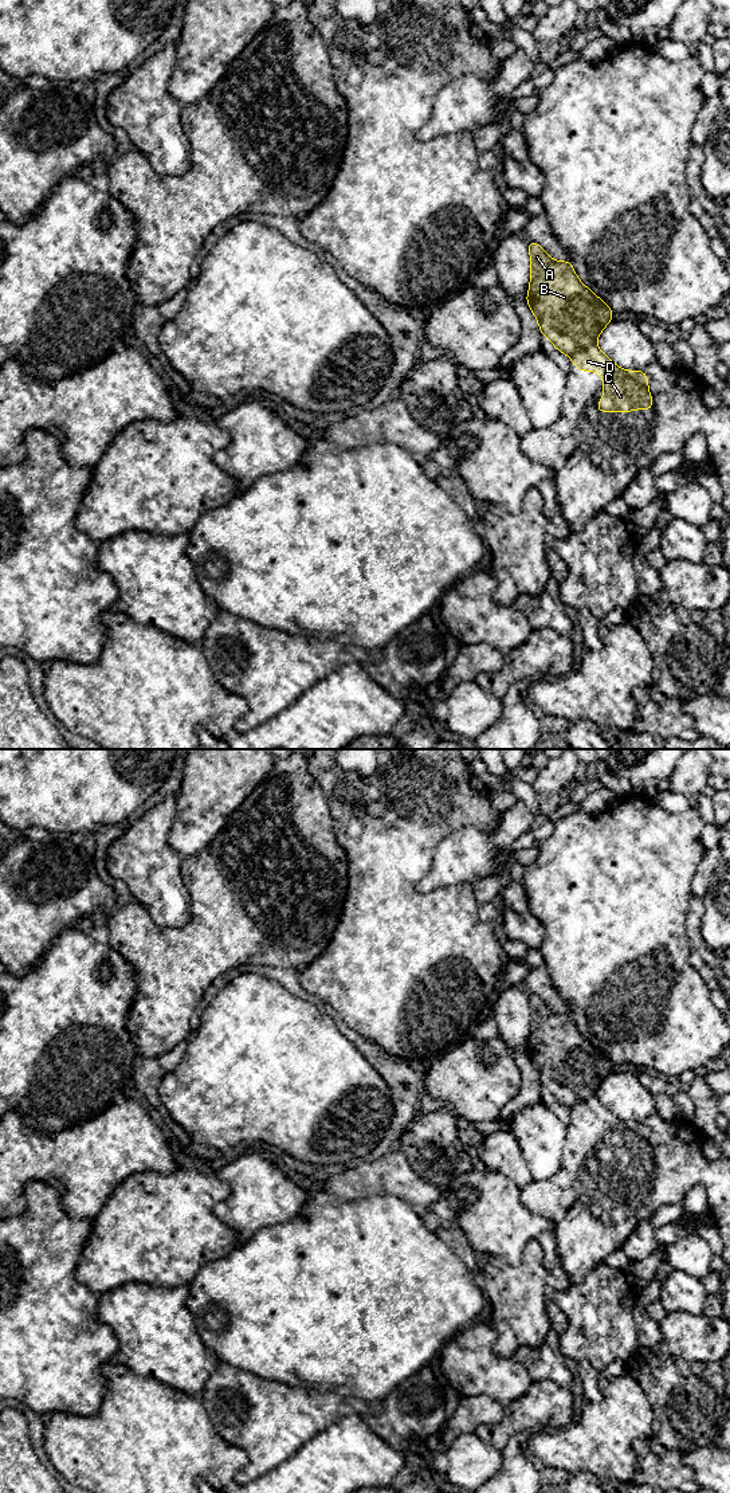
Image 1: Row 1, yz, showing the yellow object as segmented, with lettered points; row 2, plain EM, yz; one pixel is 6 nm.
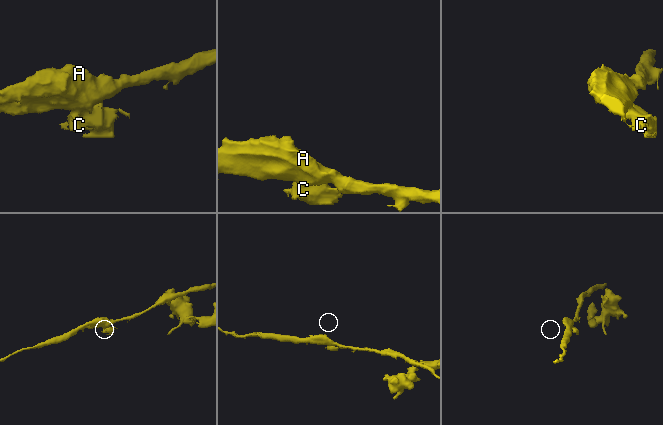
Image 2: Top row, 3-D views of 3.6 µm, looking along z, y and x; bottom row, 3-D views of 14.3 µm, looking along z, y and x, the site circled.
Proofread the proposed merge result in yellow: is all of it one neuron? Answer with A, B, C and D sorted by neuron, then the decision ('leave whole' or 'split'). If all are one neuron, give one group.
groups A B / C D; split

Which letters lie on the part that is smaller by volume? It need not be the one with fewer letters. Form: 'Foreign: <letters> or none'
Foreign: A, B

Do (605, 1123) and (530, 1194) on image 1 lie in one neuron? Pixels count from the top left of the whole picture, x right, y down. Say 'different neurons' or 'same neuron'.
same neuron

